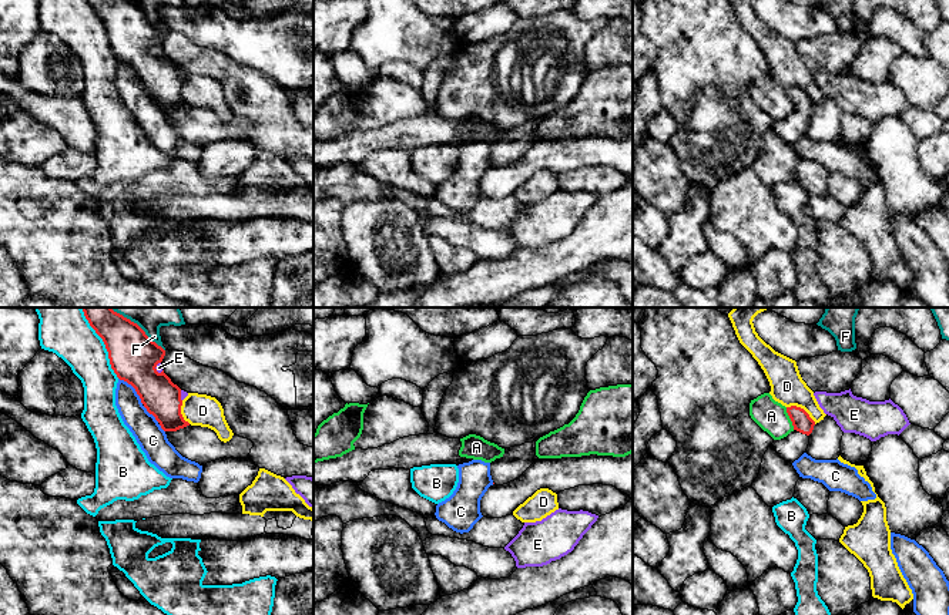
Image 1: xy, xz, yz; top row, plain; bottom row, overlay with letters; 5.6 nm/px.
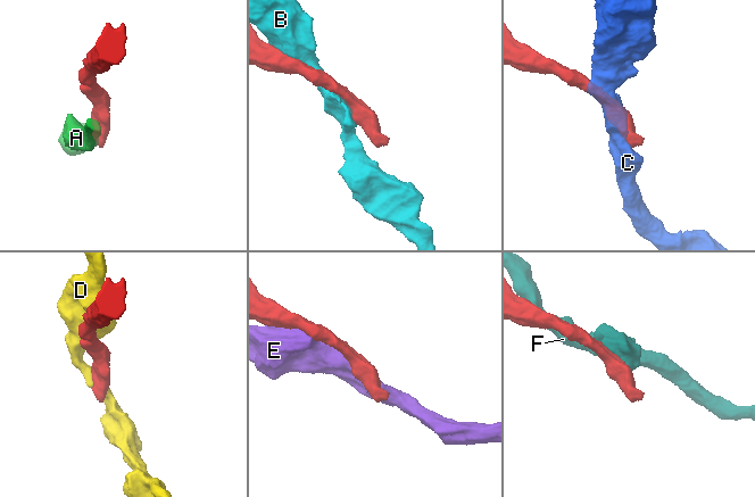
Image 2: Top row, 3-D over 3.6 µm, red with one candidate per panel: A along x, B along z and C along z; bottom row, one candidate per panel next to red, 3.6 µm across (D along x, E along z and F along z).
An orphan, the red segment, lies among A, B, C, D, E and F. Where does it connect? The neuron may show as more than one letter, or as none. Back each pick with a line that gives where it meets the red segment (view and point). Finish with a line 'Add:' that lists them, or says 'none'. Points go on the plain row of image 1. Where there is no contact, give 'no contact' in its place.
Add: none

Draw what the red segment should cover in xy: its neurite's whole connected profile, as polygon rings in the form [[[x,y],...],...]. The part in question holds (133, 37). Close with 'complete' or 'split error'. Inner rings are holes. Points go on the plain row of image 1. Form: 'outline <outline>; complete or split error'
outline [[[87,0],[103,20],[111,50],[120,61],[131,65],[150,95],[164,112],[190,107],[181,95],[181,70],[164,54],[157,53],[165,31],[152,23],[130,0]]]; complete

